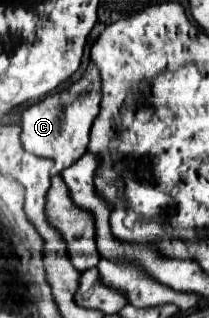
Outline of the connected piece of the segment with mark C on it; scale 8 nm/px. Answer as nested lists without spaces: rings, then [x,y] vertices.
[[[89,64],[79,82],[71,84],[65,90],[49,94],[43,100],[33,102],[23,110],[21,120],[23,148],[41,158],[53,158],[55,164],[51,168],[51,176],[63,172],[63,168],[71,166],[85,154],[89,144],[89,128],[99,114],[99,100],[101,100],[99,68]]]

